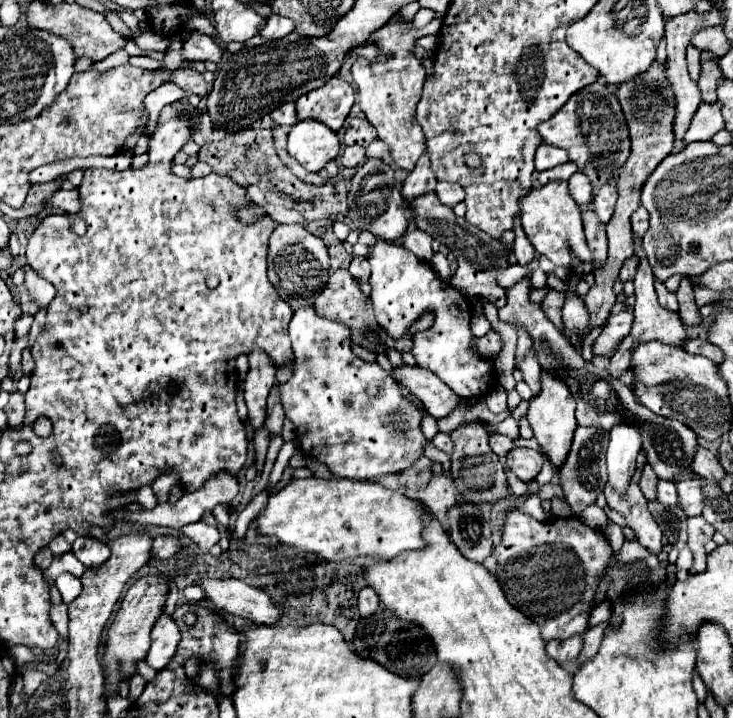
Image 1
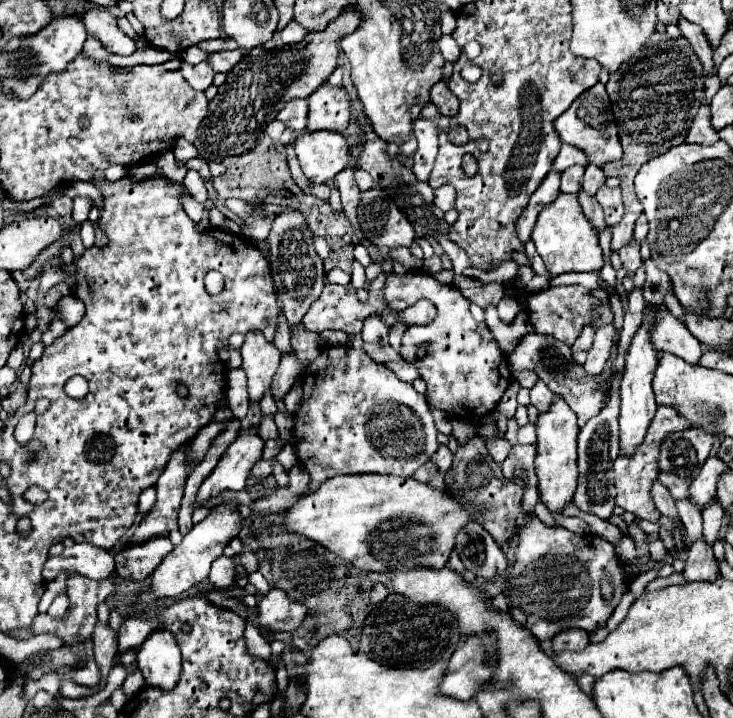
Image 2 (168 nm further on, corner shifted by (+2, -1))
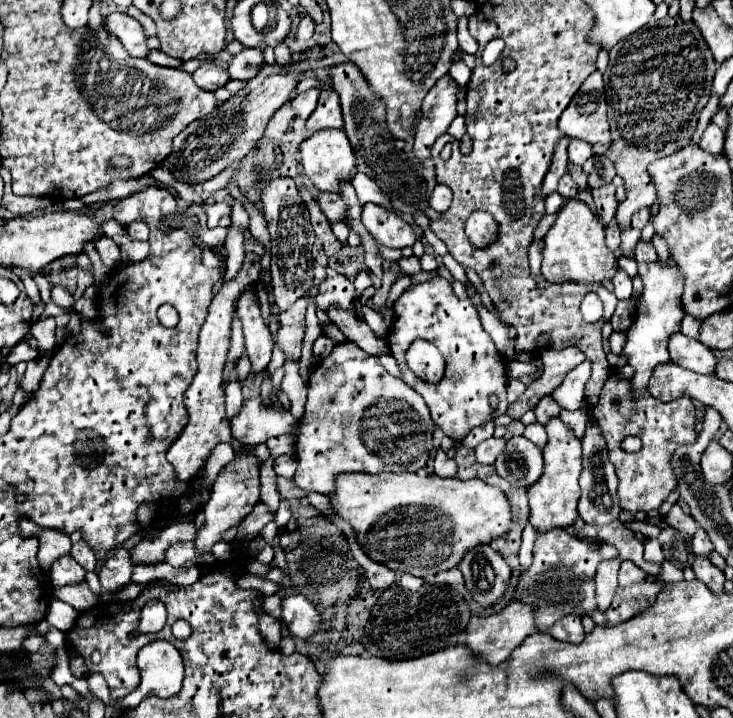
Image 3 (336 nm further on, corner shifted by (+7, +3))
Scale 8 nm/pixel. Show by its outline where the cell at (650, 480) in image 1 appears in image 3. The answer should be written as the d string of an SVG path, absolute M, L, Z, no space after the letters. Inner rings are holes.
M673 503L671 511L667 513L665 519L667 519L667 523L669 523L671 527L675 527L675 529L687 533L687 535L693 535L693 533L695 533L695 527L699 527L699 525L693 521L693 517L687 517L687 515L681 511L681 507L679 507L677 503Z

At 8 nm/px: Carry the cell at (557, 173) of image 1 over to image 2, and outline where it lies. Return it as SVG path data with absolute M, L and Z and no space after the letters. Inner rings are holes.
M580 165L566 169L562 173L562 193L578 193L582 175L584 175L584 167L580 167Z

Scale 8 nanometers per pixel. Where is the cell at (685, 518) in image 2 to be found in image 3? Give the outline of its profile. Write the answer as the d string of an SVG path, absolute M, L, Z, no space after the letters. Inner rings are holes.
M699 527L693 535L693 541L691 541L691 547L693 547L693 553L695 555L709 555L713 551L711 547L711 541L709 541L709 535L705 533L703 527Z

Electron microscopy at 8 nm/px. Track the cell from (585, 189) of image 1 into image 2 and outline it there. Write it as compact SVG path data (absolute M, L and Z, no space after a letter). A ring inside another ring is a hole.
M588 165L586 167L586 173L584 173L584 181L582 181L582 189L588 193L588 195L596 195L596 191L600 189L600 185L604 185L606 177L604 177L604 171L596 165Z

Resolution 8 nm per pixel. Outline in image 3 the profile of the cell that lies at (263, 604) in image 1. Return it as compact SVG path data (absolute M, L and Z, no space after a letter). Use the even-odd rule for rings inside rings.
M291 593L283 595L281 599L281 619L287 625L289 633L301 639L311 637L315 631L319 631L321 617L313 603L309 603L303 595Z

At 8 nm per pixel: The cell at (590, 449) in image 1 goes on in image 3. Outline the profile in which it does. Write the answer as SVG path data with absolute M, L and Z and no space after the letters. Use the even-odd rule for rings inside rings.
M589 417L587 421L587 429L581 437L581 445L583 445L583 471L581 471L581 499L579 499L579 515L585 523L591 523L595 527L599 525L607 525L613 519L619 517L619 497L617 497L617 475L613 469L613 463L609 461L609 451L607 451L607 441L603 437L603 431L599 427L599 423Z

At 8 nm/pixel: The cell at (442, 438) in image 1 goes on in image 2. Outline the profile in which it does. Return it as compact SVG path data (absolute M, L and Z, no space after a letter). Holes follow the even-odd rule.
M442 445L442 447L438 449L438 453L436 453L436 465L438 465L438 469L444 471L444 473L452 467L452 453L450 453L448 447Z

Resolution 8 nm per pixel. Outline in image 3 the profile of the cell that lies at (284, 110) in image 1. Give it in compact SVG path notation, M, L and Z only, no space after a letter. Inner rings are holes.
M309 89L305 93L299 93L293 101L291 101L291 109L295 111L295 117L301 117L301 119L307 119L315 105L317 105L317 97L319 97L319 89Z

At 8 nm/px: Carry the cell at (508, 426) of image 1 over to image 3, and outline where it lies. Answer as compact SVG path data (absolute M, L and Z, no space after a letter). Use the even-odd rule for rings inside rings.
M541 423L527 425L523 437L527 437L529 441L533 441L537 447L543 447L543 443L547 443L547 433L545 433L545 427Z

